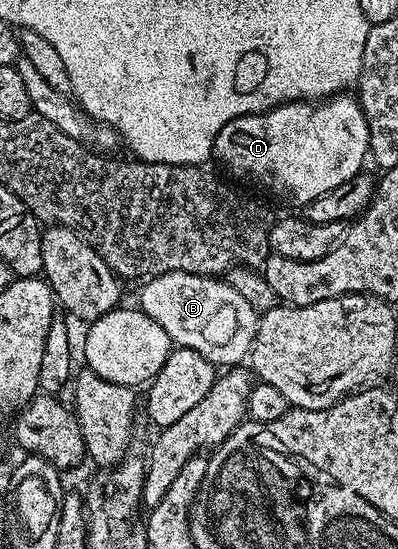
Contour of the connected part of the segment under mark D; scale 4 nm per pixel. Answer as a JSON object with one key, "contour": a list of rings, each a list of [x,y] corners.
{"contour":[[[336,94],[325,100],[295,100],[291,104],[279,104],[267,112],[233,118],[219,131],[215,139],[214,159],[220,160],[239,180],[248,180],[259,188],[264,188],[271,196],[276,196],[283,204],[292,204],[292,209],[302,209],[303,205],[329,194],[331,190],[349,182],[362,173],[363,159],[369,156],[369,126],[365,122],[363,107],[351,94]]]}

